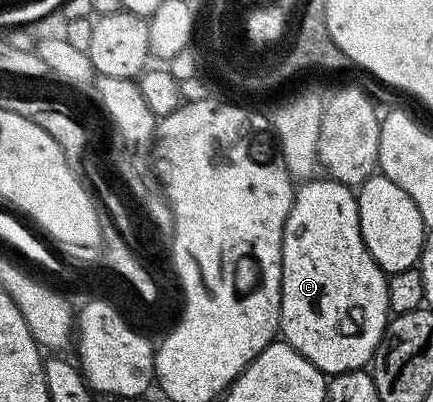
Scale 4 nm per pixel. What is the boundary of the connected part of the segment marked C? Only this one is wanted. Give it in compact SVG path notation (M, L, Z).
M311 179L297 186L290 214L282 228L282 323L280 333L286 344L294 348L300 355L304 355L304 359L311 361L321 373L333 375L353 369L366 369L373 362L374 352L377 351L378 345L382 341L386 322L390 320L392 314L388 307L387 274L383 273L381 267L376 263L376 259L372 259L372 255L360 235L360 215L358 214L358 198L355 190L351 186L342 185L333 179L318 180Z

